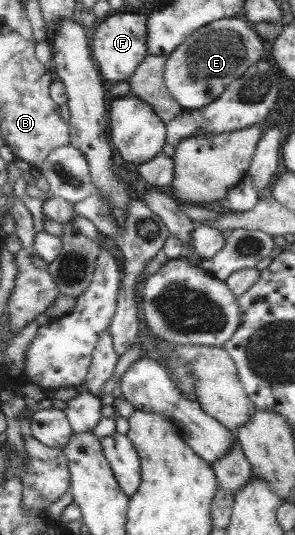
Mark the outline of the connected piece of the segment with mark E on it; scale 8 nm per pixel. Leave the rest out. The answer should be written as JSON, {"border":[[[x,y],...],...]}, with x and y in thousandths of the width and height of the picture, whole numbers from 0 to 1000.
{"border":[[[753,34],[671,52],[566,105],[559,150],[580,179],[627,204],[671,204],[722,193],[776,155],[817,146],[831,133],[895,105],[892,73],[834,39]]]}

